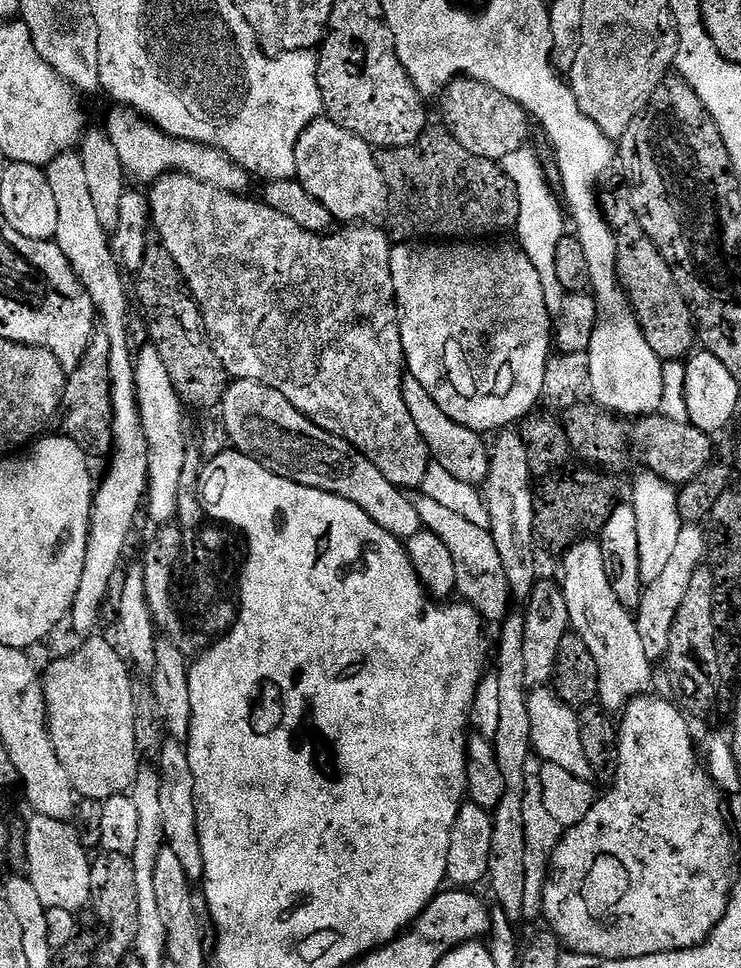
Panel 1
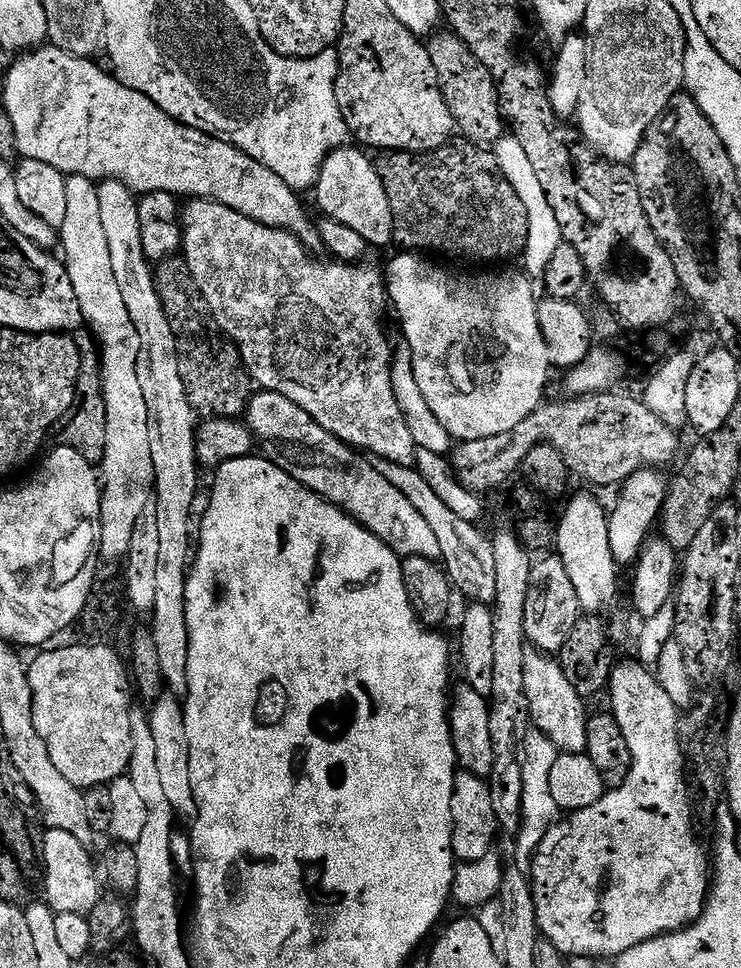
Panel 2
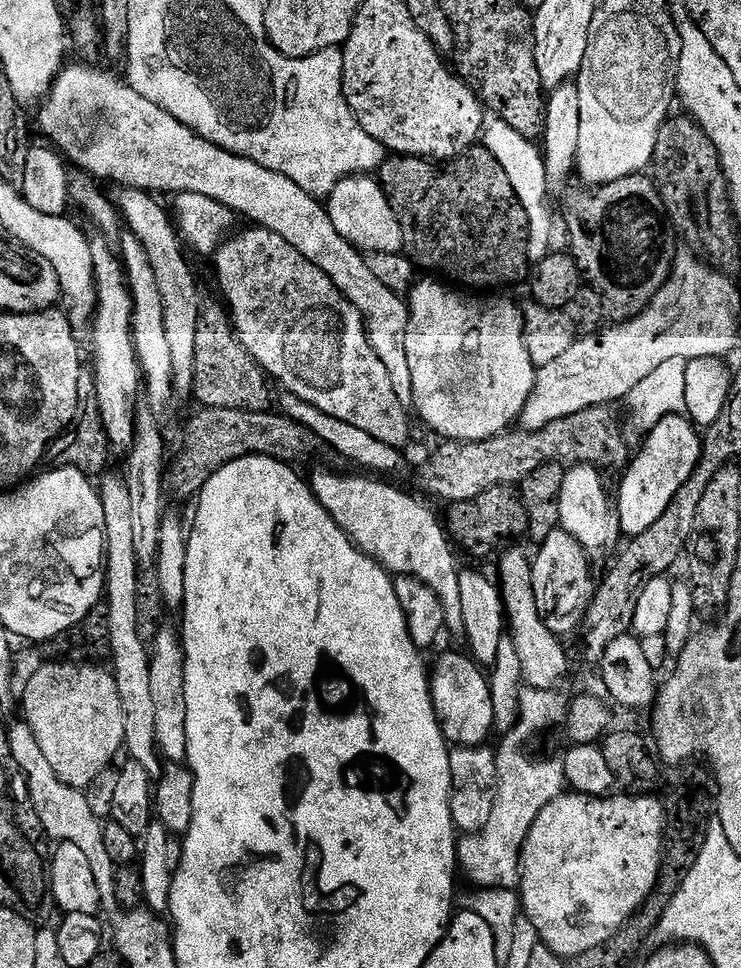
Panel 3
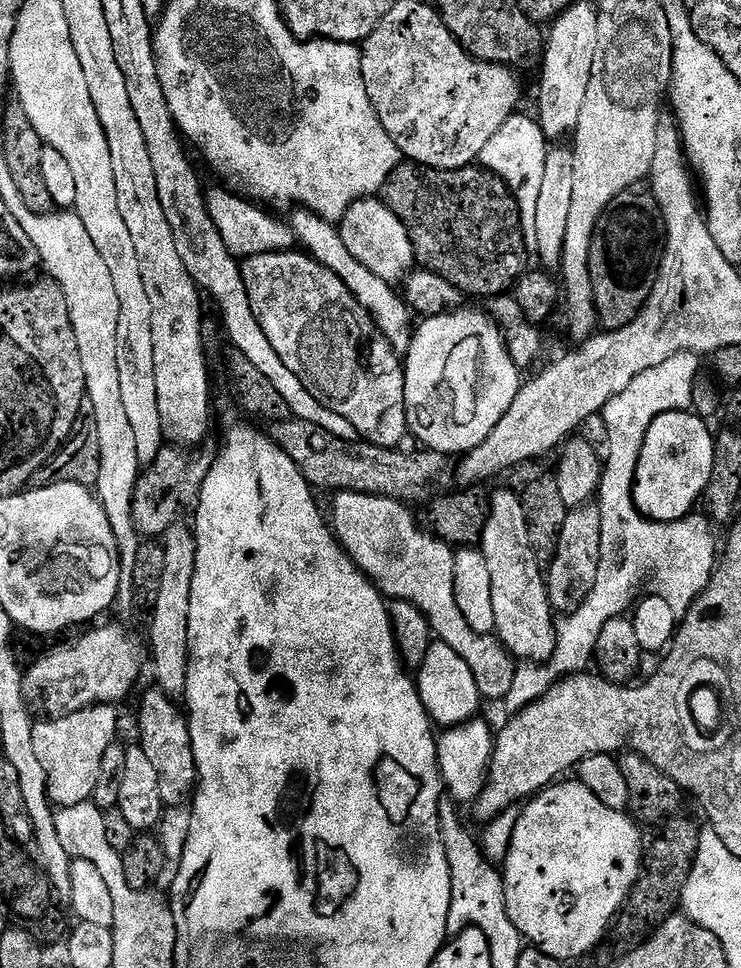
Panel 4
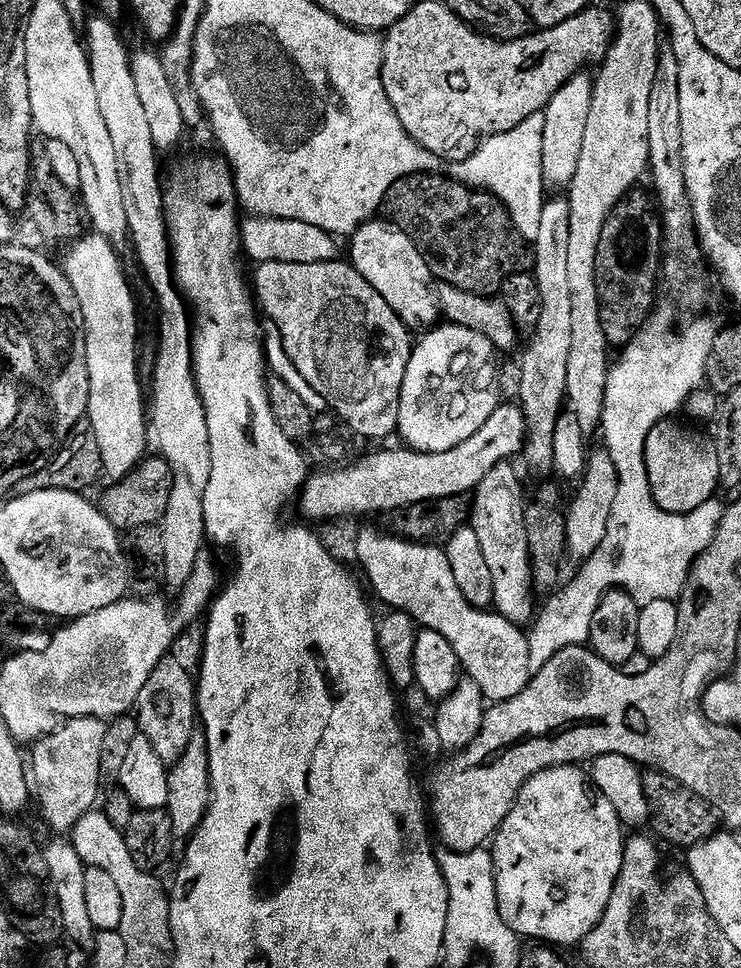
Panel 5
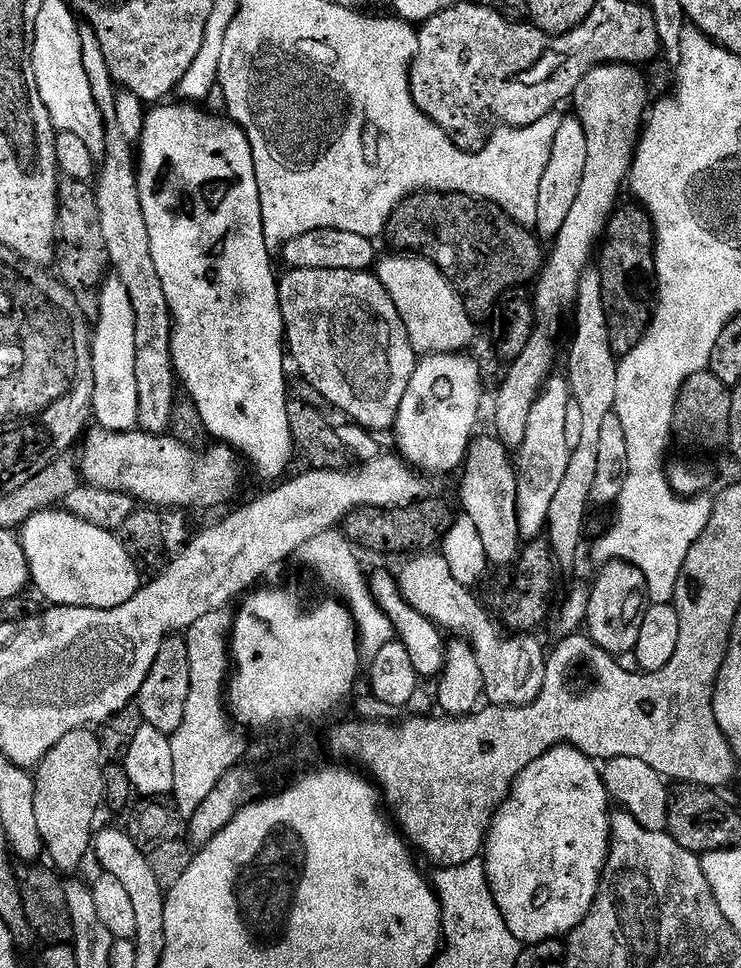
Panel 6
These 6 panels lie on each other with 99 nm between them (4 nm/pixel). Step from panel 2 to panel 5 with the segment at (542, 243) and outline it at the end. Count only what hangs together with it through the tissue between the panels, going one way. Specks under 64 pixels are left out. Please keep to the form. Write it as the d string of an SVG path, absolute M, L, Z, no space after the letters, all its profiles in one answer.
M539 112L526 118L526 122L522 122L522 126L514 130L487 137L475 154L453 163L450 169L452 179L462 181L469 188L491 192L500 199L508 207L510 218L522 238L529 242L538 238L546 199L546 185L542 174L543 129L544 113Z

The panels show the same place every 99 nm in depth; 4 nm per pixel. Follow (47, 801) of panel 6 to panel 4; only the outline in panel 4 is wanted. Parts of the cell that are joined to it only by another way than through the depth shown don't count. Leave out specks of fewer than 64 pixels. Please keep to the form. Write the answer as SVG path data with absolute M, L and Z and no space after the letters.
M95 704L93 708L83 708L69 716L44 718L44 721L33 723L34 751L38 754L38 762L42 762L42 770L48 775L48 799L60 808L69 808L75 804L86 804L91 801L94 790L100 781L102 754L117 739L116 711L111 704Z

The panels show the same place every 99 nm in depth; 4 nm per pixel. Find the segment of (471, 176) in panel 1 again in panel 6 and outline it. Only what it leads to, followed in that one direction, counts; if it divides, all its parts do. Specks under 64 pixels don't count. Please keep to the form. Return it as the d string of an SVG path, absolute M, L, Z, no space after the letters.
M425 190L423 192L414 192L412 195L407 196L407 198L396 207L394 214L388 220L386 240L389 240L389 242L396 247L393 249L399 250L401 253L419 254L423 256L424 259L429 260L431 264L438 265L440 267L440 272L454 286L454 290L462 298L466 310L474 318L480 318L480 316L487 317L492 309L495 308L496 303L502 298L502 294L506 294L506 290L531 285L533 281L539 277L542 271L542 265L546 260L545 249L540 249L540 247L542 247L541 241L537 239L525 225L520 224L516 220L511 220L508 217L508 213L505 212L503 208L499 208L497 204L492 204L489 200L477 200L476 197L467 196L461 192L429 192Z

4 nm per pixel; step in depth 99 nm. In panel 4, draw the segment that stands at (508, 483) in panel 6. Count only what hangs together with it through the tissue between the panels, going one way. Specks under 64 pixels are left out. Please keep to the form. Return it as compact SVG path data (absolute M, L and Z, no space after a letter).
M500 488L496 493L491 493L486 526L480 535L478 547L484 553L486 566L490 569L490 590L494 594L495 635L517 661L548 660L556 649L557 621L554 619L552 603L548 601L548 582L542 571L542 564L540 568L541 557L530 546L530 530L526 530L526 510L522 510L522 502L517 493L512 493L508 488Z

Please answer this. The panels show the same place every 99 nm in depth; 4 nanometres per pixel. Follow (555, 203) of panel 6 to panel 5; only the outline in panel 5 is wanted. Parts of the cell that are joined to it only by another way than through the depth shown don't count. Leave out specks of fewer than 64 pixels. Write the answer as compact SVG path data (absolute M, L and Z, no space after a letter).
M587 73L572 76L554 98L550 98L544 109L542 130L542 174L549 189L564 190L571 185L574 174L578 174L578 157L582 154L582 137L586 134L586 122L590 119L593 98L593 79Z

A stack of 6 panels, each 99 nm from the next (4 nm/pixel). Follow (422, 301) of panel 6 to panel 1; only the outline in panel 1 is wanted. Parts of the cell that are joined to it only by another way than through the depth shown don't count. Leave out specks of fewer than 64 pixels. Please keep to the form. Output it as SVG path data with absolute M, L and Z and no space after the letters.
M317 118L300 138L296 147L296 175L326 210L340 222L359 222L380 226L388 218L388 187L382 178L380 161L371 144L350 134L331 118Z

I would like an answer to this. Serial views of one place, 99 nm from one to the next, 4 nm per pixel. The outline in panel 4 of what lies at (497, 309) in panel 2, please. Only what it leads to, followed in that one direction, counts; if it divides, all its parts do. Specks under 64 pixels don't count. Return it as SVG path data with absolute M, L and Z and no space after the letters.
M467 306L421 319L412 333L412 345L403 366L409 433L413 437L416 435L425 449L445 454L467 454L486 442L494 426L502 422L502 414L510 410L510 402L514 402L522 383L521 369L514 366L504 334L495 320L487 311L475 312Z

